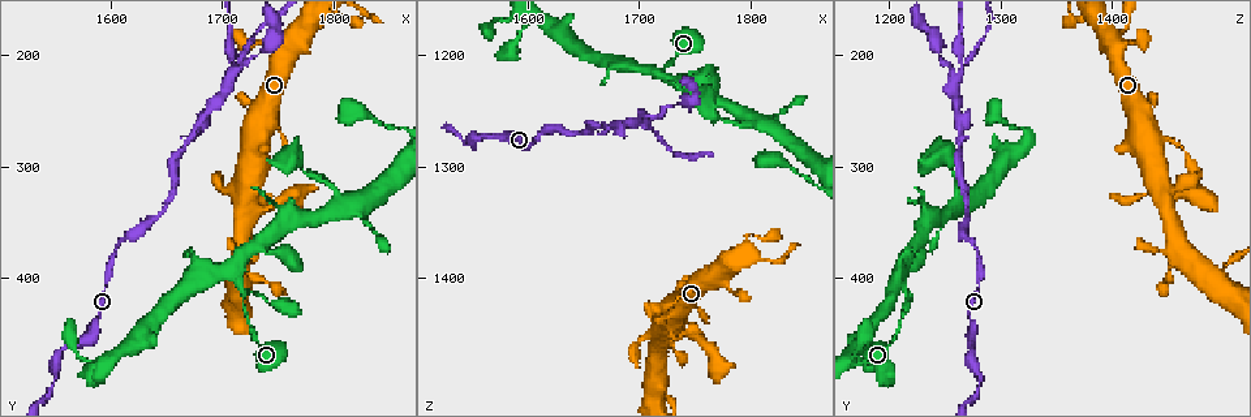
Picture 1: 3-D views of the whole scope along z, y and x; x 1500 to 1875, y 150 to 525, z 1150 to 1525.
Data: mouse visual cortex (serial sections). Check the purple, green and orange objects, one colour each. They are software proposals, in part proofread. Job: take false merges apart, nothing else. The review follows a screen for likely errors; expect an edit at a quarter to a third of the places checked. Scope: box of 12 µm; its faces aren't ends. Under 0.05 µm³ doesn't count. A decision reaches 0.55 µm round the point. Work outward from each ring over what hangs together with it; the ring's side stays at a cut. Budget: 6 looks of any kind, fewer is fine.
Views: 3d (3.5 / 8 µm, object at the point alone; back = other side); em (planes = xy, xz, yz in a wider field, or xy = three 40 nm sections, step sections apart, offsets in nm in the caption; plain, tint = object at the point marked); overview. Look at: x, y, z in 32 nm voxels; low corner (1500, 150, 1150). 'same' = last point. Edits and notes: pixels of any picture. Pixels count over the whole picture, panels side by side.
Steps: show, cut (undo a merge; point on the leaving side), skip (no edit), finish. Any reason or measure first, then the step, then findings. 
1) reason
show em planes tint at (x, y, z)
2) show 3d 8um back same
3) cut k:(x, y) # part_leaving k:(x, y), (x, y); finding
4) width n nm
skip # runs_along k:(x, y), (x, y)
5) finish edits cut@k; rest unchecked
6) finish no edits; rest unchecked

three-way junction
show 3d 3.5um at (1728, 412, 1218)

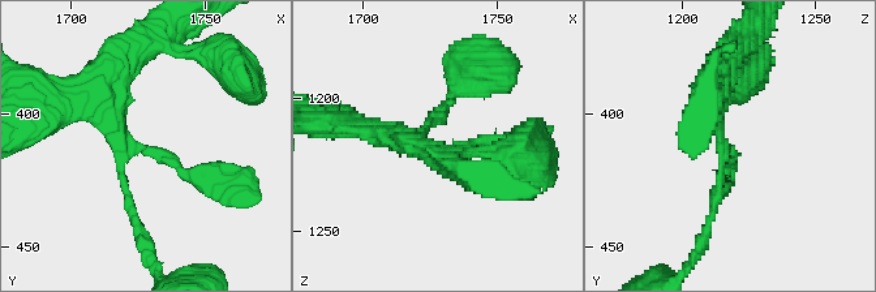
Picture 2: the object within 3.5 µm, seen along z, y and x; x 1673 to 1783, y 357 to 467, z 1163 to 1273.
arms 3; arm_widths 100, 200, 200 nm
show em xy step 5 tint at (1731, 414, 1218)

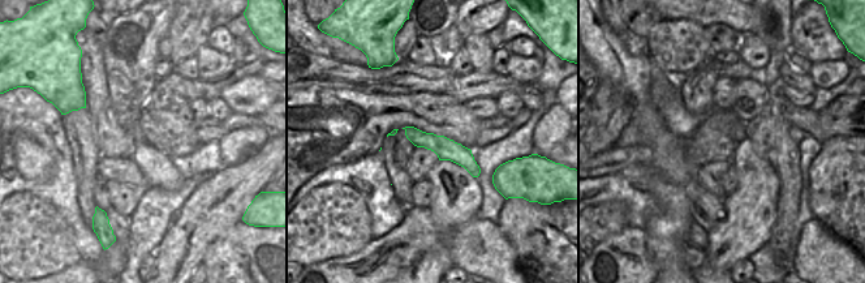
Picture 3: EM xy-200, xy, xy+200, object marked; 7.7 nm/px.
skip # runs_along 3:(408, 129), (457, 153), (476, 172); one cell here

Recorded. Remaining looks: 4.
two arms in line, one across
show 3d 8um at (1704, 224, 1256)

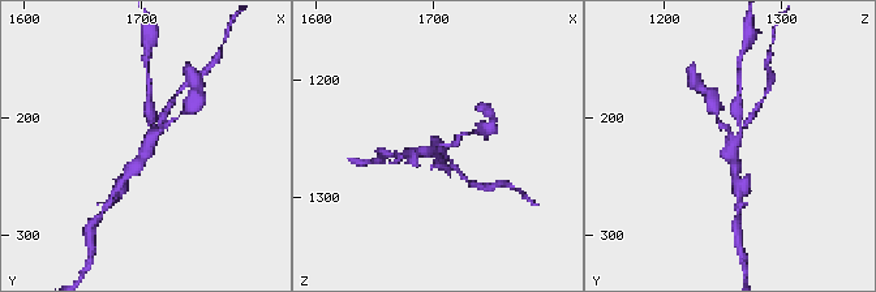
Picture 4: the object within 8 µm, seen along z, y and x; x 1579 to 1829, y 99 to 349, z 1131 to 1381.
arms 3; arm_widths 150, 150, 250 nm
show em xy step 3 tint at (1706, 226, 1256)

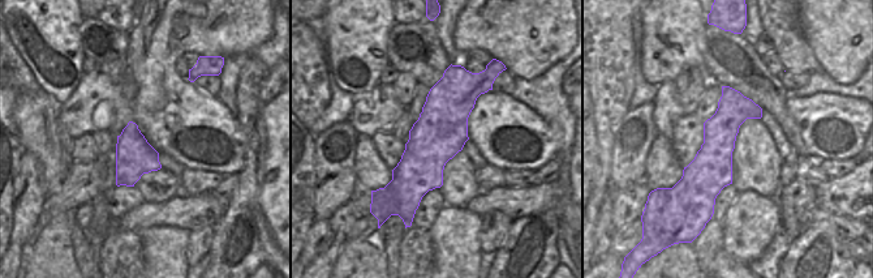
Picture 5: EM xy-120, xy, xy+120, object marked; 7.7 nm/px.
cut 4:(167, 110) # two cells meet here

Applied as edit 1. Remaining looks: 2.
finish edits cut@4; rest unchecked

